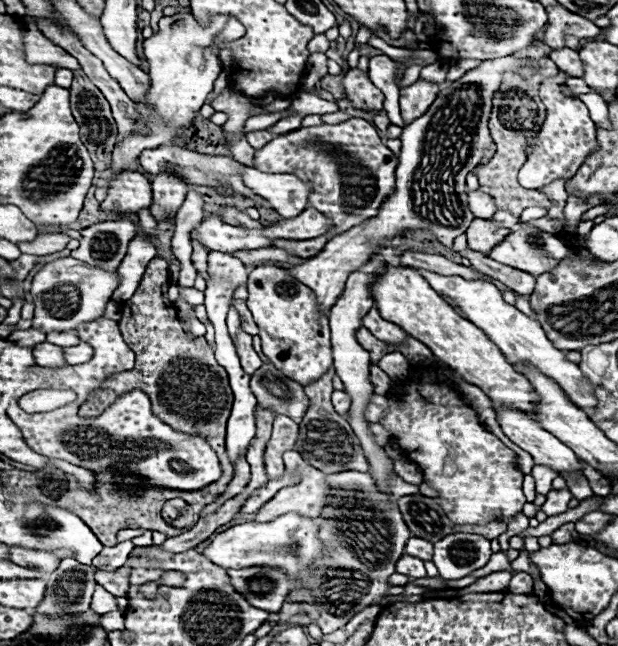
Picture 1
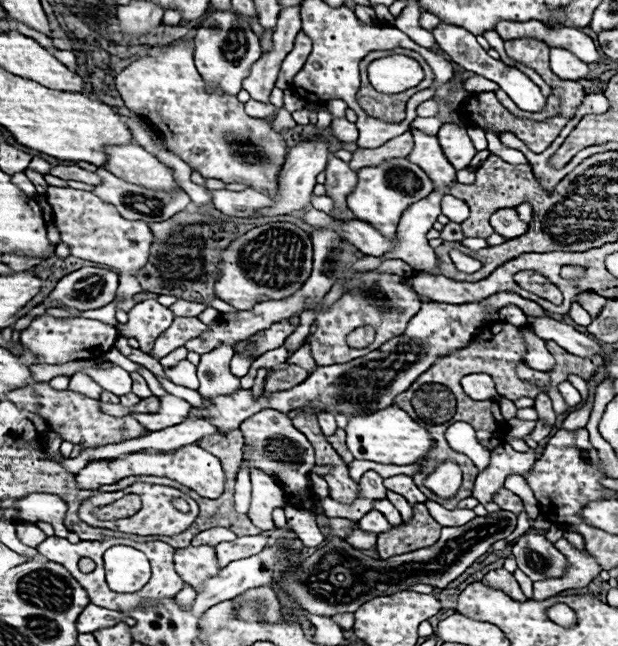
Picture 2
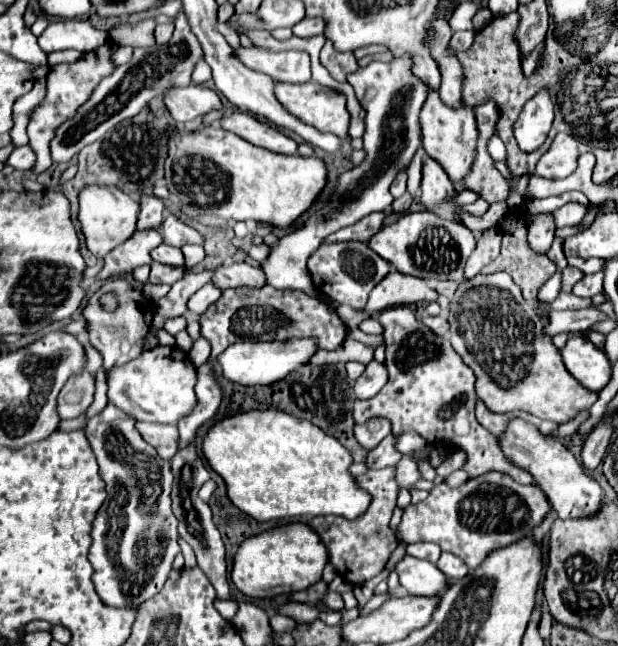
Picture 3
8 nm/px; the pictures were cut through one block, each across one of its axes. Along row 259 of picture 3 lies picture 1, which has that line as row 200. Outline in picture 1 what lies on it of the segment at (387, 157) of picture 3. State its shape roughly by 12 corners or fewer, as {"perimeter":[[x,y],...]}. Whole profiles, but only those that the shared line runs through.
{"perimeter":[[244,170],[244,182],[282,216],[308,206],[312,182]]}

